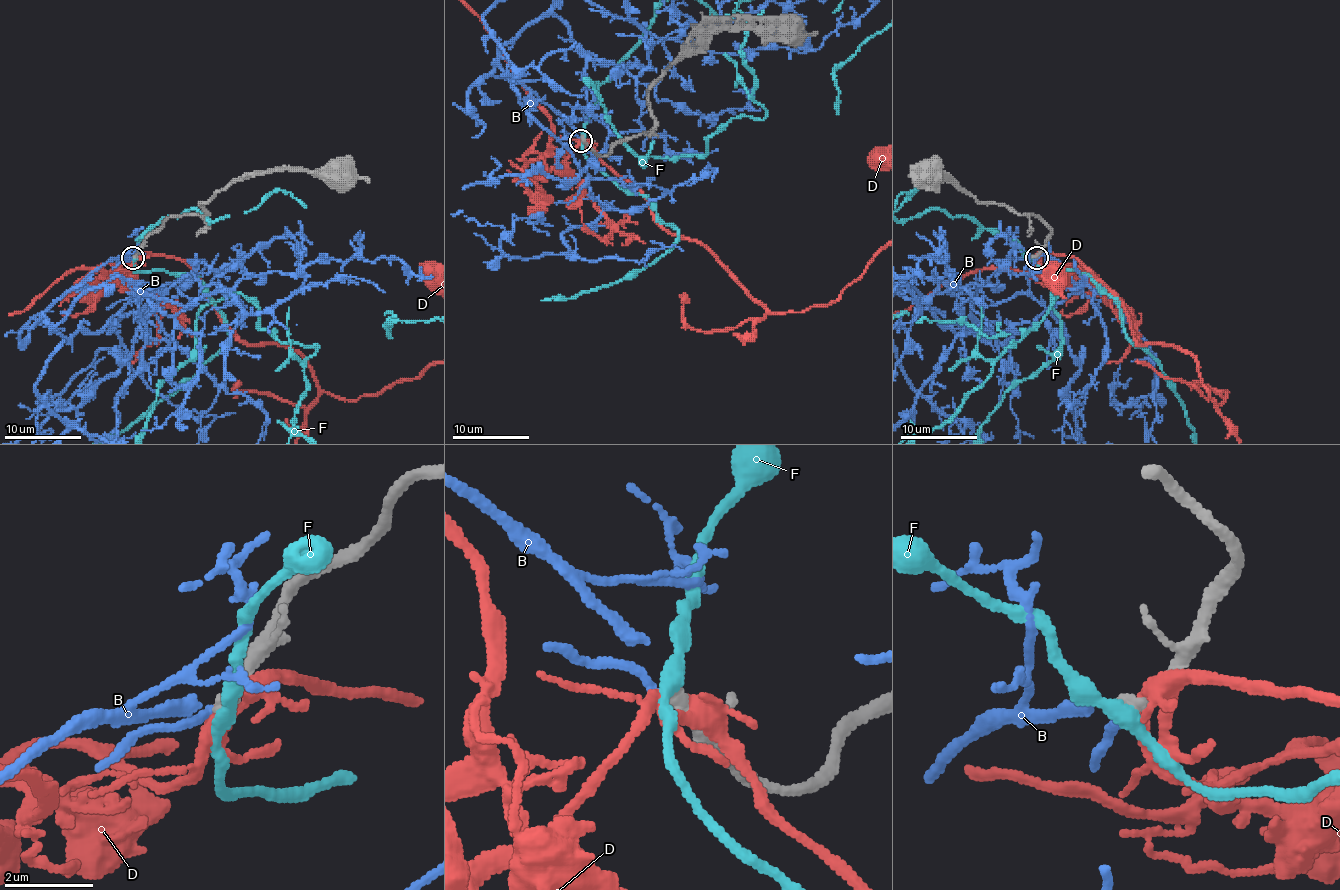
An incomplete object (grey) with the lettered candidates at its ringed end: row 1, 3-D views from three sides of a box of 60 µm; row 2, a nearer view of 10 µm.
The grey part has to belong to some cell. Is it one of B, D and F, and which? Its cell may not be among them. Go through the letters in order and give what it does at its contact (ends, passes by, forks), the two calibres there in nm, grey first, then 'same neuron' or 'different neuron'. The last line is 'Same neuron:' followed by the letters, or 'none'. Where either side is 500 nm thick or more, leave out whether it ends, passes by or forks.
B: it passes by; 280 nm thick on the grey side, 130 nm on the other; same neuron
D: it forks there; 340 nm thick on the grey side, 320 nm on the other; different neuron
F: it passes by; 280 nm thick on the grey side, 320 nm on the other; different neuron
Same neuron: B

